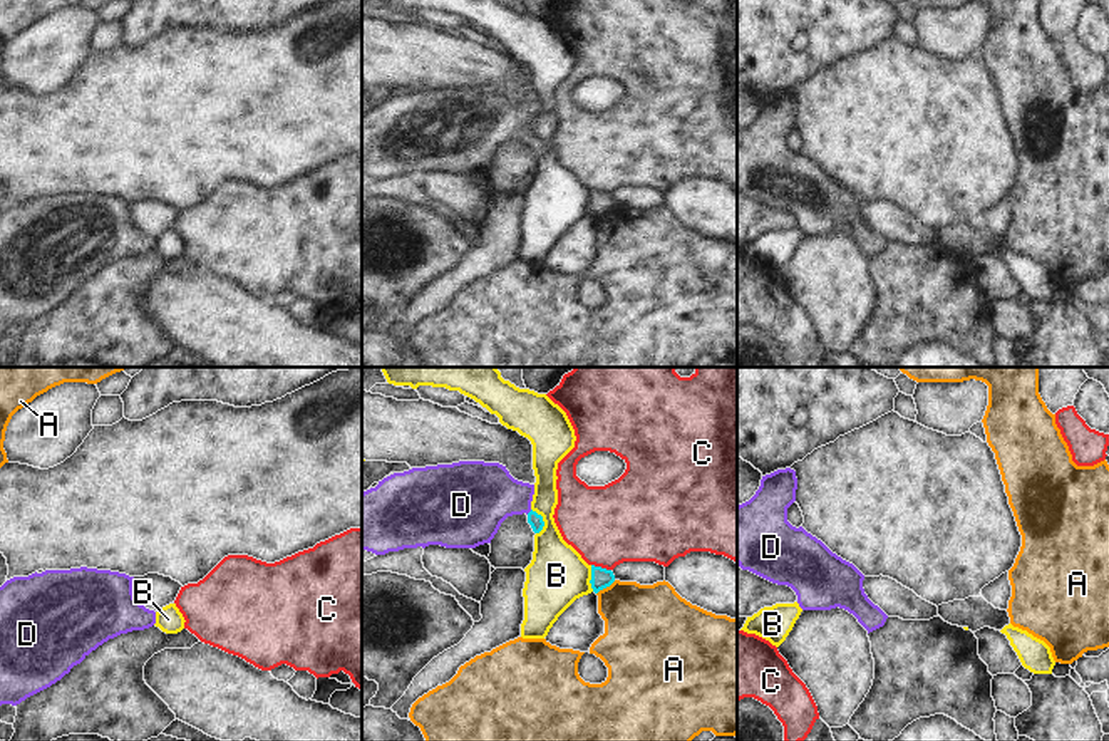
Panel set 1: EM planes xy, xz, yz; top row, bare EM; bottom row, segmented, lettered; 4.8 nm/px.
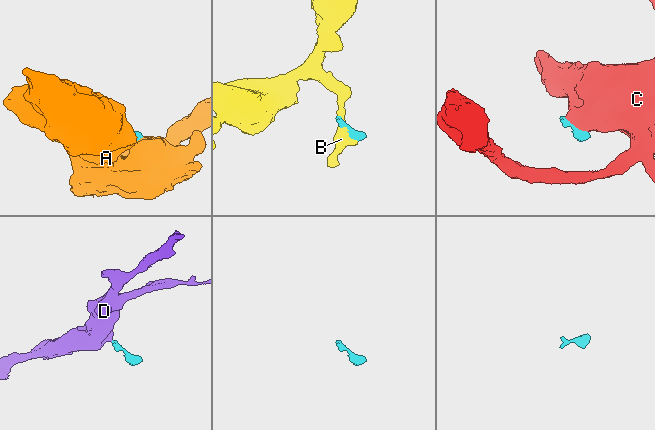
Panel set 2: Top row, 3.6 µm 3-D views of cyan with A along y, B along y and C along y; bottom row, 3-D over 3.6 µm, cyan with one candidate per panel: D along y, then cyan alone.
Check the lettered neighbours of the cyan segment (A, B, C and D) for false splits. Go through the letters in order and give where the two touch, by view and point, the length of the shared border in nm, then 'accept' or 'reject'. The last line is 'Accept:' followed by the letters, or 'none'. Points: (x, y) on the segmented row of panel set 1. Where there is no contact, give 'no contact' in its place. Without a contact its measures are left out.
A: xz (605, 587) | 120 nm | reject
B: xz (541, 520) | 130 nm | reject
C: xz (602, 569) | 100 nm | reject
D: xz (530, 512) | 40 nm | accept
Accept: D

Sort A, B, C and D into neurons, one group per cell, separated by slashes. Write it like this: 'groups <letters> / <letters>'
groups A / B / C / D

